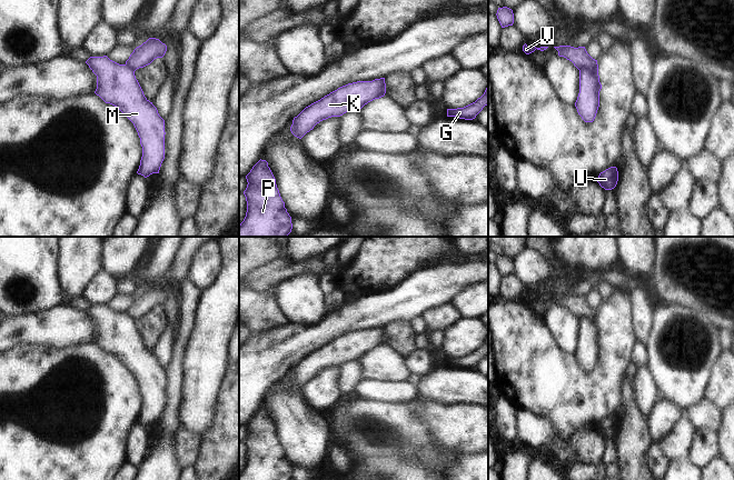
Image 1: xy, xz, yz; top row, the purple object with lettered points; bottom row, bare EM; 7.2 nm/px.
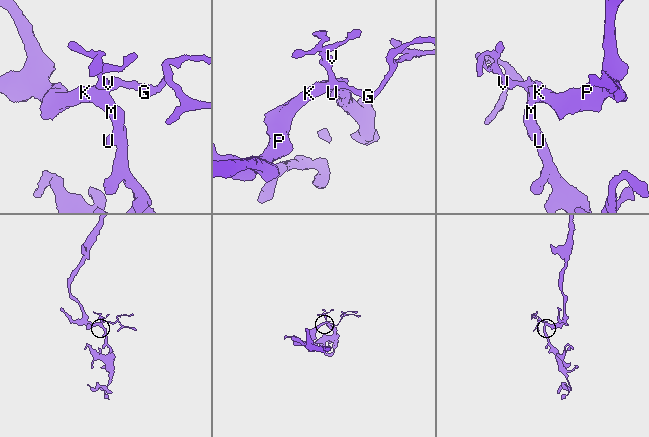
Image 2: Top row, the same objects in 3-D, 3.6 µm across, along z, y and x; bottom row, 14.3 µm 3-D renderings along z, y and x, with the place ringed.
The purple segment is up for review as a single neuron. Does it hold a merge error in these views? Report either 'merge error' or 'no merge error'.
merge error

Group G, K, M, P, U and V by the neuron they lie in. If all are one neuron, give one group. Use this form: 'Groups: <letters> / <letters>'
Groups: G V / K M P U

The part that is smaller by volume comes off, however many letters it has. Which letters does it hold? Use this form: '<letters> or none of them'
G, V

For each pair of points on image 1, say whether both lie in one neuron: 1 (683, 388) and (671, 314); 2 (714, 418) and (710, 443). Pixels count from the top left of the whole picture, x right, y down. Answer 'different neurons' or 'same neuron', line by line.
1: same neuron
2: different neurons

